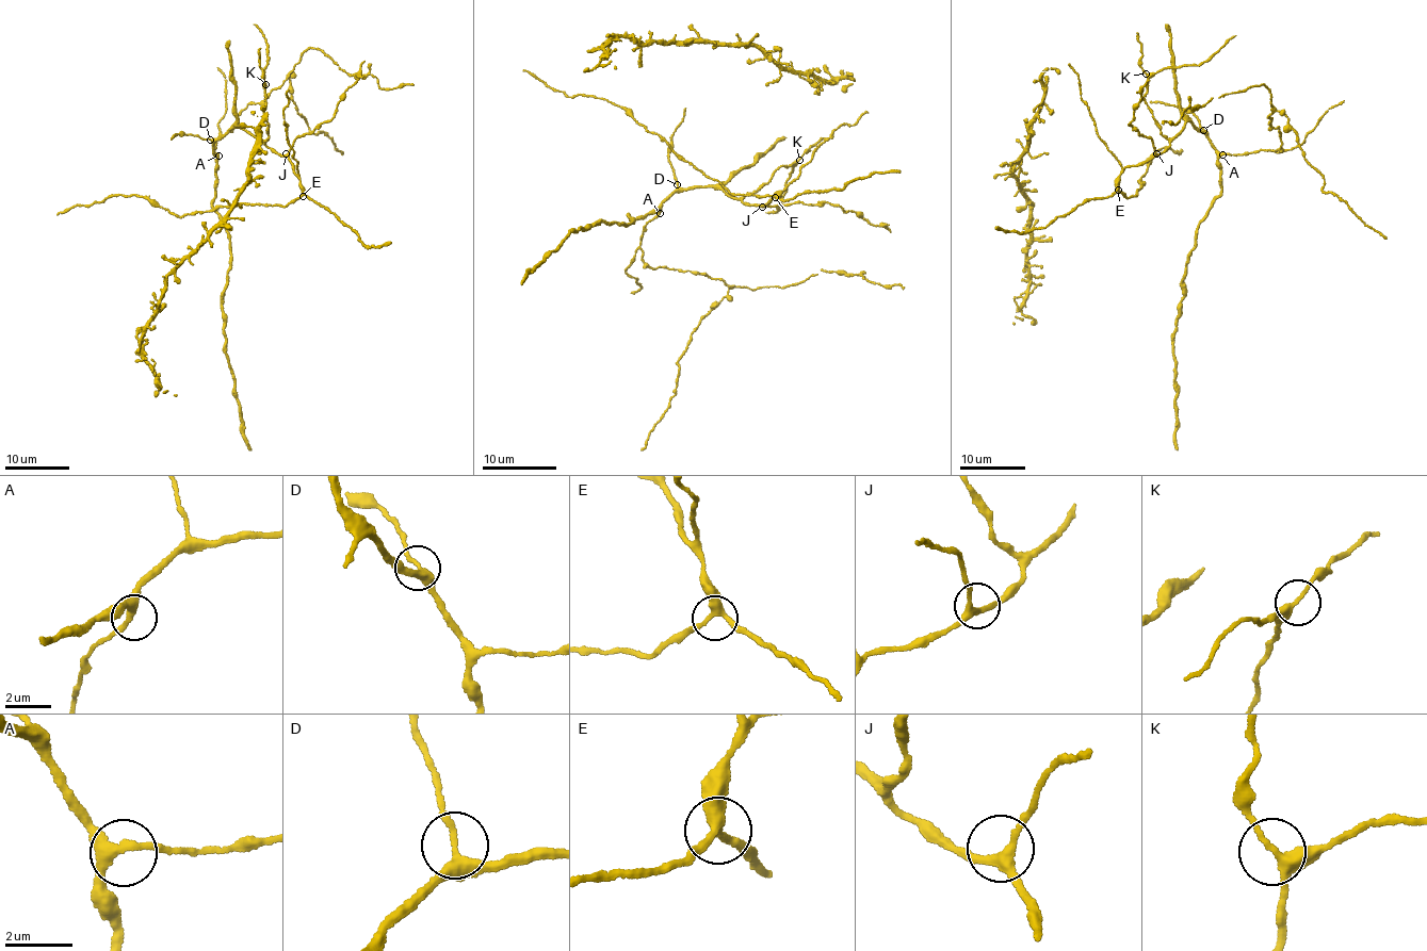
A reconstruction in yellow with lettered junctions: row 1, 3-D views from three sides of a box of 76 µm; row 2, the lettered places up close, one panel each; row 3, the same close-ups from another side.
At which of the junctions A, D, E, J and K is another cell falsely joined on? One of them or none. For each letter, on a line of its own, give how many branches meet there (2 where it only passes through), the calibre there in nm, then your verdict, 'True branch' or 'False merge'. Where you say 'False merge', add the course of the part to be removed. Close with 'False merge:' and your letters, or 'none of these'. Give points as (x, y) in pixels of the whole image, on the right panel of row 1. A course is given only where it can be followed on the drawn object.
A: Branches: 3. Thickness 280 nm. True branch
D: Branches: 3. Thickness 280 nm. True branch
E: Branches: 3. Thickness 300 nm. True branch
J: Branches: 3. Thickness 260 nm. True branch
K: Branches: 3. Thickness 240 nm. True branch
False merge: none of these

